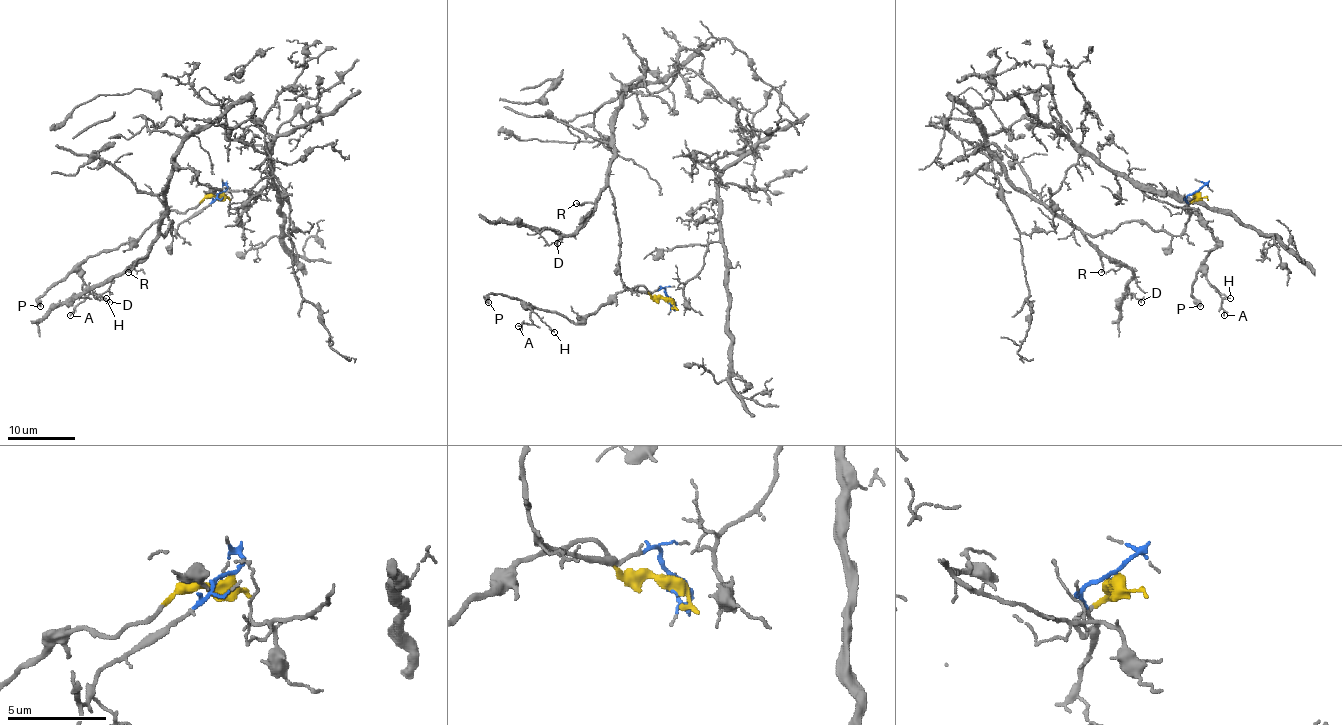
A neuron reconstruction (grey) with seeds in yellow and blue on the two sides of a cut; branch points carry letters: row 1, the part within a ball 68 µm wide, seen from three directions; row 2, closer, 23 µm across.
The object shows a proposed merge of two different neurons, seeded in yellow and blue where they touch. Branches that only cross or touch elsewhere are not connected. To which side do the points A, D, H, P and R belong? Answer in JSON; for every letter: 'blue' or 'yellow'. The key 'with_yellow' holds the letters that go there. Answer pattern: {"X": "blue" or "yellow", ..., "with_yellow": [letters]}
{"A": "yellow", "D": "blue", "H": "yellow", "P": "yellow", "R": "blue", "with_yellow": ["A", "H", "P"]}

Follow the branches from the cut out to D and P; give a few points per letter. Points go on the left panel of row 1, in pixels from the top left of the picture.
D: (220, 196), (173, 235), (172, 221), (141, 258), (89, 292), (110, 302)
P: (220, 196), (207, 196), (183, 213), (167, 211), (136, 240), (89, 255), (41, 297), (41, 307)

